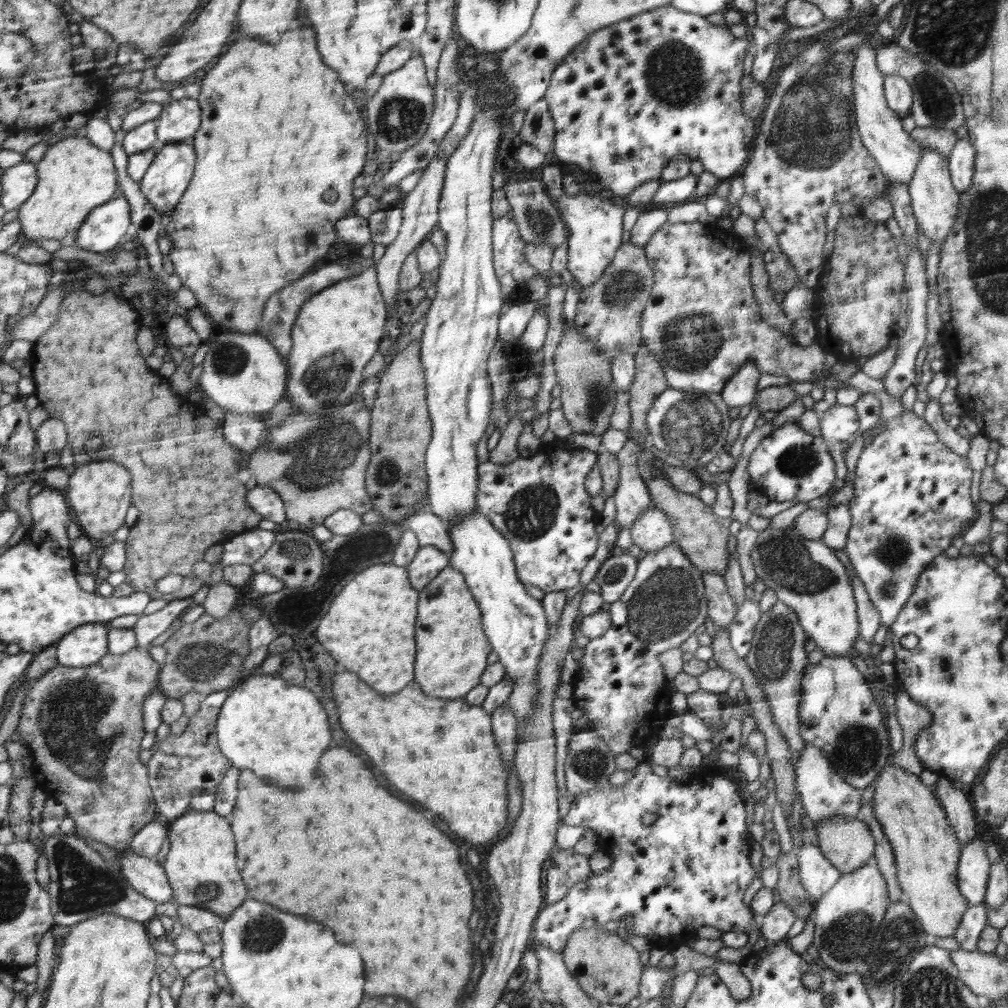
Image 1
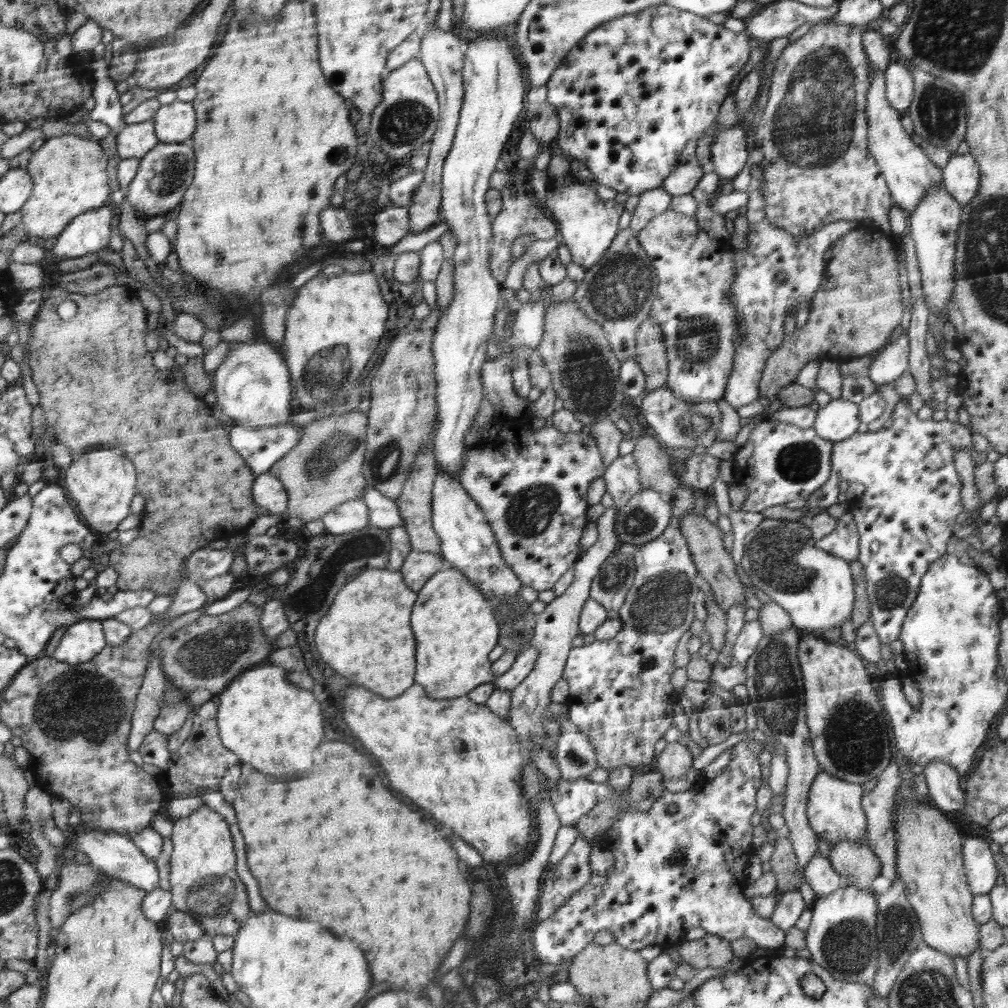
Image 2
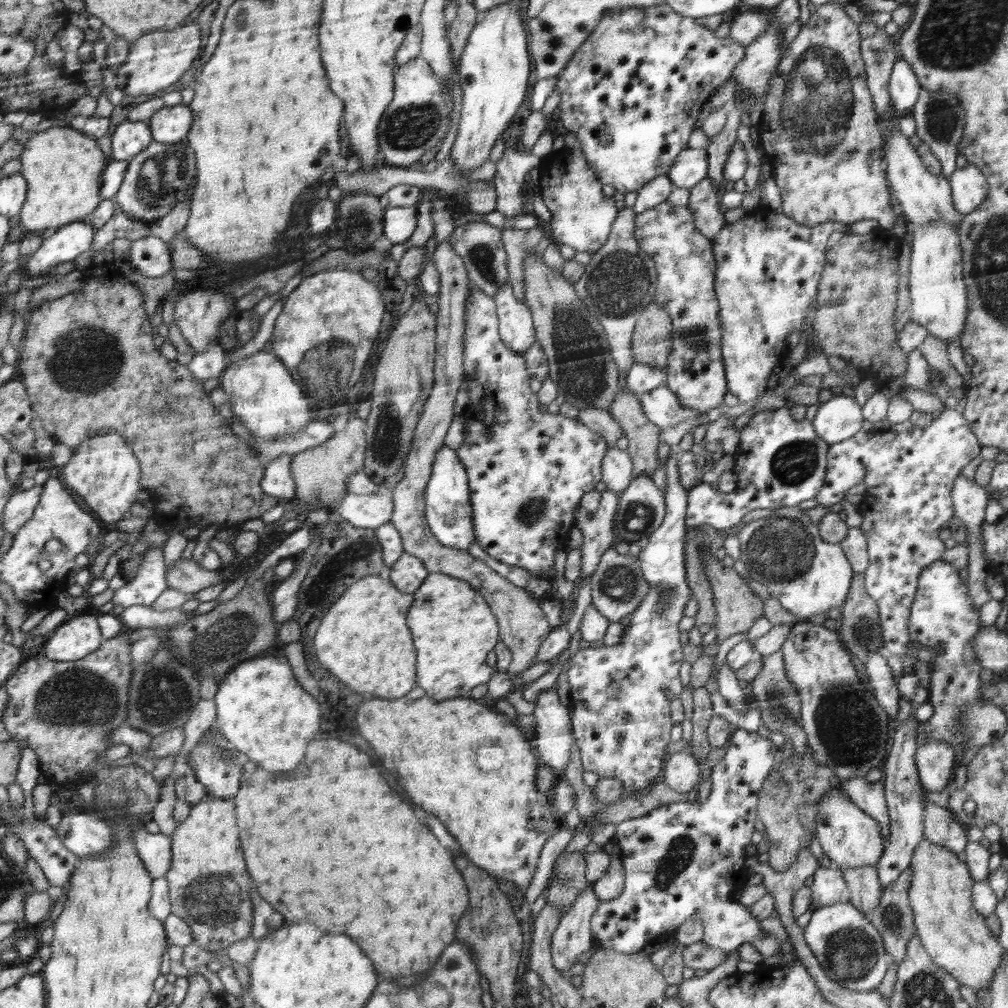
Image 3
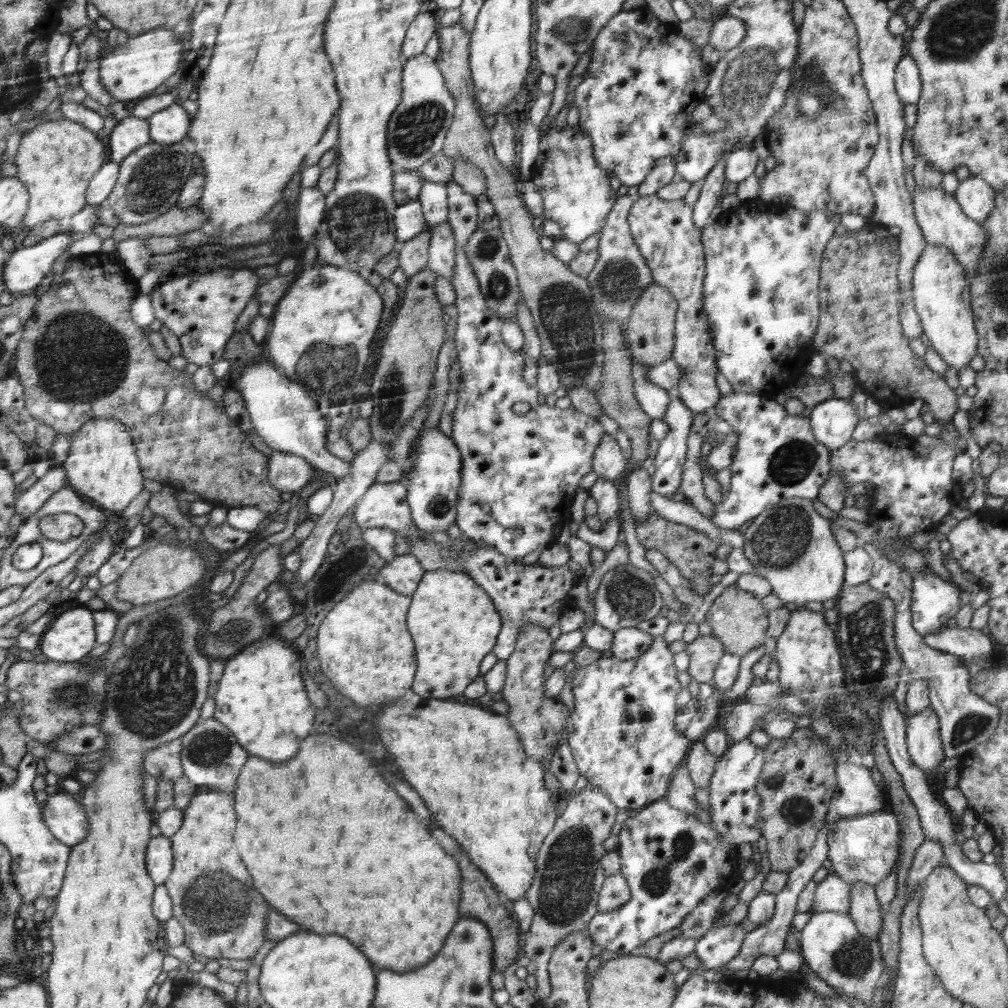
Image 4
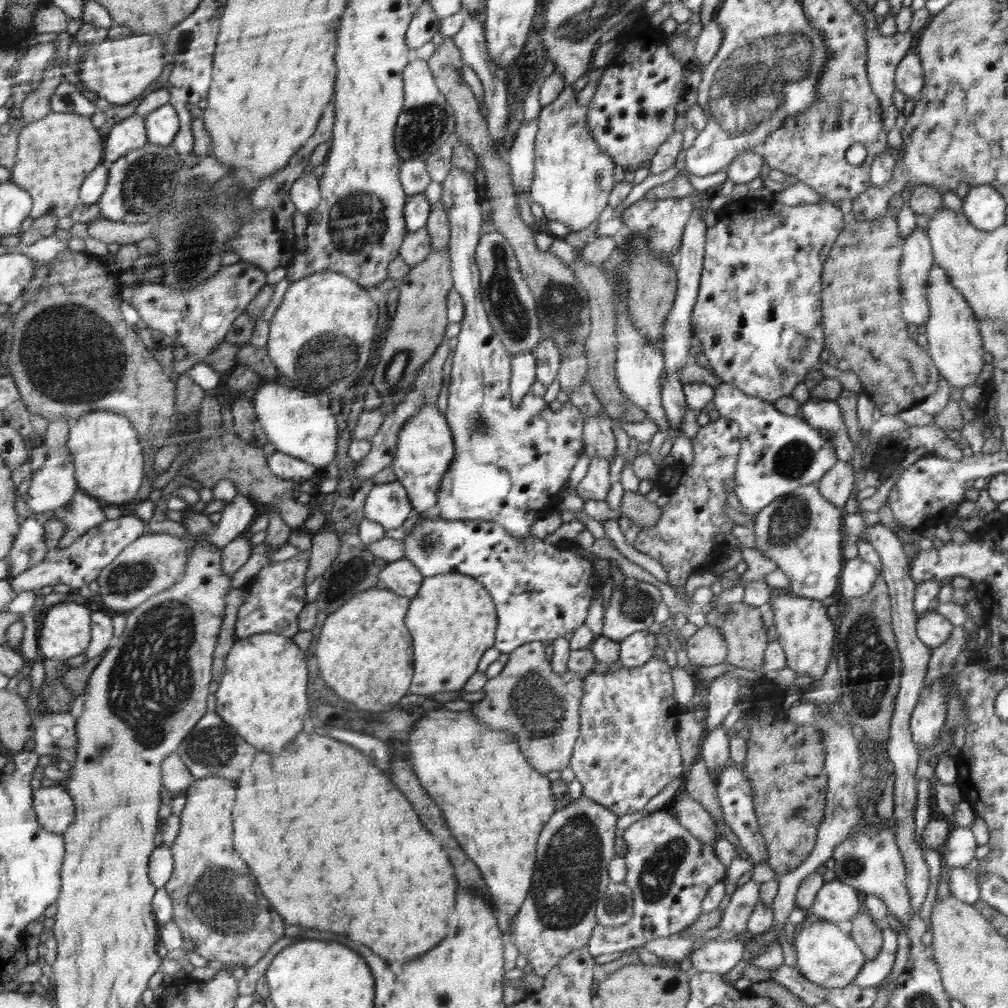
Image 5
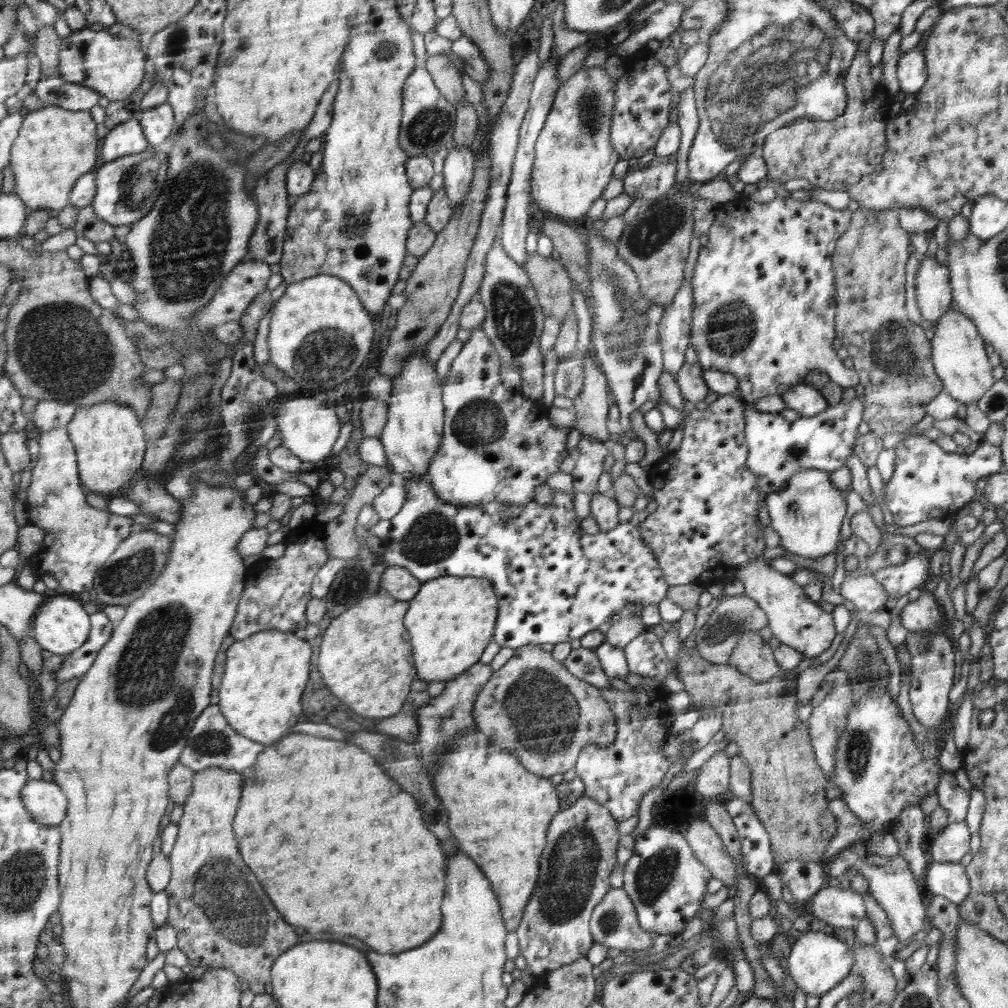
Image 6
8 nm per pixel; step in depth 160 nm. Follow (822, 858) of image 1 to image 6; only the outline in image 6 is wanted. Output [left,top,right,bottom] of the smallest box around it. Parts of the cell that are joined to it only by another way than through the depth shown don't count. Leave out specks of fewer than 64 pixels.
[809,887,866,929]

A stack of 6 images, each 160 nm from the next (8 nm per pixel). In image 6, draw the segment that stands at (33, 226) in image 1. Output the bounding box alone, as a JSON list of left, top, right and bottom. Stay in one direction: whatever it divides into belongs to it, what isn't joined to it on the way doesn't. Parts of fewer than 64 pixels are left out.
[11,105,98,220]

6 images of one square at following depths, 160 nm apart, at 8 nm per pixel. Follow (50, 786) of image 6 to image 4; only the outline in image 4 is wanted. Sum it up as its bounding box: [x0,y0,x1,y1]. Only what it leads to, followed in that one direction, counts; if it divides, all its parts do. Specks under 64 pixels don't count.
[43,789,89,848]

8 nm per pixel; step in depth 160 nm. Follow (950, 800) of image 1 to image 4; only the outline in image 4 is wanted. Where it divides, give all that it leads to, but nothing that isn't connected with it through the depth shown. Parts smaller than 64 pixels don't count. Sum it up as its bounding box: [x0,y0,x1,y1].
[906,707,944,773]

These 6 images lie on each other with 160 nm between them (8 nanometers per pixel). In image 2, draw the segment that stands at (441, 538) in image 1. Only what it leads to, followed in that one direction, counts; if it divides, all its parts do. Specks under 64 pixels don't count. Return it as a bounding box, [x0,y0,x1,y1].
[363,487,403,528]

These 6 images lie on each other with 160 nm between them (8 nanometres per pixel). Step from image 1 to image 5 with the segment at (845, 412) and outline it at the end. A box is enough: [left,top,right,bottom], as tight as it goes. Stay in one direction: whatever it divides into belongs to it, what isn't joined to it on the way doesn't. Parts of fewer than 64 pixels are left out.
[801,396,857,462]

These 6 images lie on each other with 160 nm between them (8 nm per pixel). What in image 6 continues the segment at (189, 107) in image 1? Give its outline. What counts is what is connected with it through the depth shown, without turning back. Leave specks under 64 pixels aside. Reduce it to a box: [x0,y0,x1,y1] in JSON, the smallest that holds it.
[140,103,176,147]

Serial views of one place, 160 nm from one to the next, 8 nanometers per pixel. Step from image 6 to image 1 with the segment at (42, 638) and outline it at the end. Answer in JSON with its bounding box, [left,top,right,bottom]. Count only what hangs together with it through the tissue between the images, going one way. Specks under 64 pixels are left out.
[56,623,109,668]

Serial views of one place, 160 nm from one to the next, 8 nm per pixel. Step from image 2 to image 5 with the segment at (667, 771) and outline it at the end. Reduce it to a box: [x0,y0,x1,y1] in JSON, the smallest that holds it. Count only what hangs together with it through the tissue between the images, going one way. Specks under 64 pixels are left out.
[676,794,718,846]

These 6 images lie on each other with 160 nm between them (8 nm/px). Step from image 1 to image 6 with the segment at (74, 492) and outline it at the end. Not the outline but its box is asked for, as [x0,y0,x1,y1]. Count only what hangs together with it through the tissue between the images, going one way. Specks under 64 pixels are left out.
[65,401,146,494]

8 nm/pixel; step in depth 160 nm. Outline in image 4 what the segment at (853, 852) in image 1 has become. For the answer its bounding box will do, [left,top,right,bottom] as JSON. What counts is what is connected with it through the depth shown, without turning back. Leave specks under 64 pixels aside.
[848,882,884,940]

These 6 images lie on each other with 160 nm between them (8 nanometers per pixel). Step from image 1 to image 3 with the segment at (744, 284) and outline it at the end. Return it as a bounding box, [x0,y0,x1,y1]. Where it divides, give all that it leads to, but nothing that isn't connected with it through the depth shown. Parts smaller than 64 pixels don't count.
[636,200,729,412]

